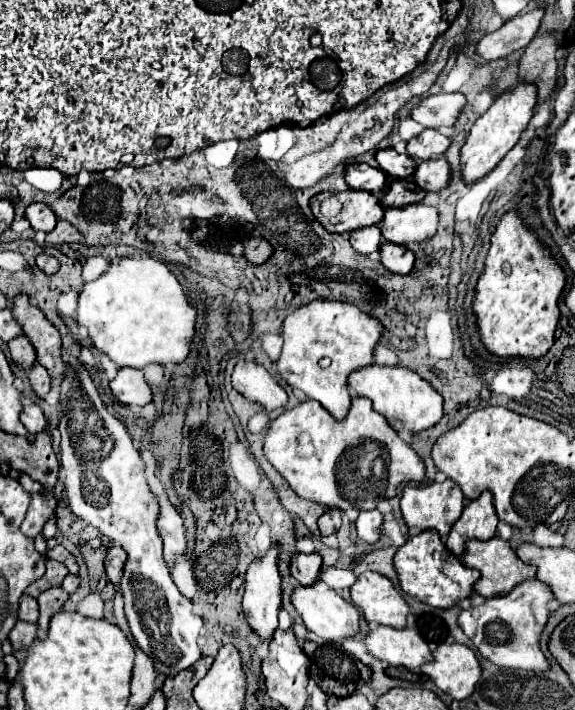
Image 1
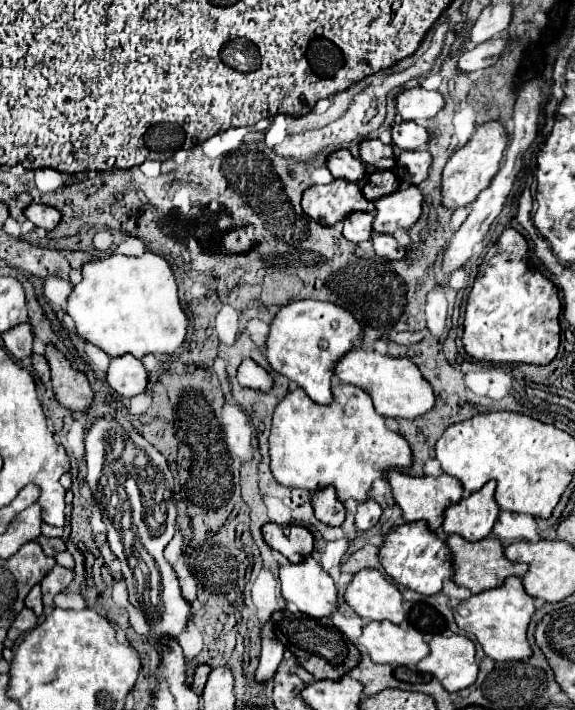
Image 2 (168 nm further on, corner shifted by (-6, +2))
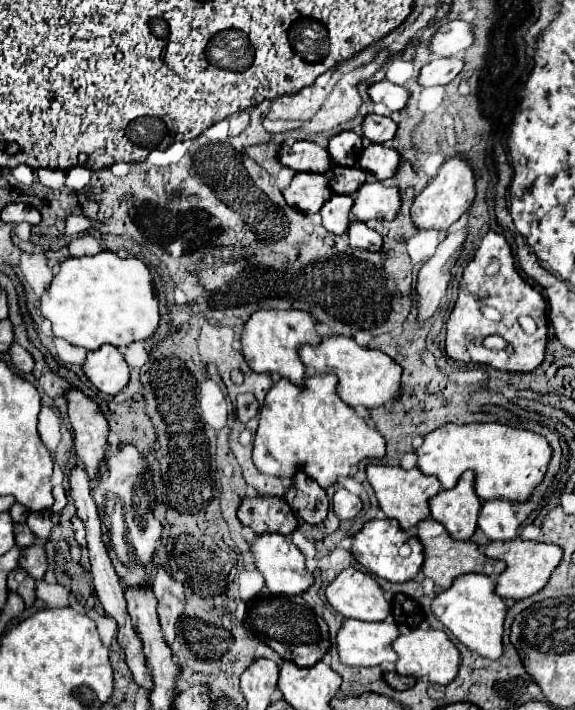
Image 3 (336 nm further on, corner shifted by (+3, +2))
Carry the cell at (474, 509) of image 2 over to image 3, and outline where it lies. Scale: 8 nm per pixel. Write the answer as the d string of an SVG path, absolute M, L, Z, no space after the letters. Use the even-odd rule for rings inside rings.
M465 471L453 489L439 491L429 499L431 517L445 525L453 539L469 539L477 529L481 501L473 489L473 473Z

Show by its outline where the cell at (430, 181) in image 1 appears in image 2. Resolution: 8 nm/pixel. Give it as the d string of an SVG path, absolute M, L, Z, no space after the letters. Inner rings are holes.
M420 149L402 151L398 155L396 175L400 181L418 187L422 181L428 179L430 167L432 167L432 155L428 151L420 151Z

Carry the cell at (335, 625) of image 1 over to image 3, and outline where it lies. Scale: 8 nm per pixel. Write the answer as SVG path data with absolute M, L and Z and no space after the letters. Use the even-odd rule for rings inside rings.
M261 533L261 535L255 535L255 539L249 543L249 549L251 549L255 565L261 571L265 585L271 593L301 595L303 591L307 591L311 587L313 575L307 573L307 569L305 569L305 555L291 543L289 537L277 535L277 533Z

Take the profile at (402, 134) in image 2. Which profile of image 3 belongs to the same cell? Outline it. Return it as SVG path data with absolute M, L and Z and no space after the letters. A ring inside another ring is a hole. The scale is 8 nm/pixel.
M371 113L363 119L361 131L363 131L363 137L367 137L367 141L371 141L371 143L387 143L395 137L397 123L393 123L389 117Z

